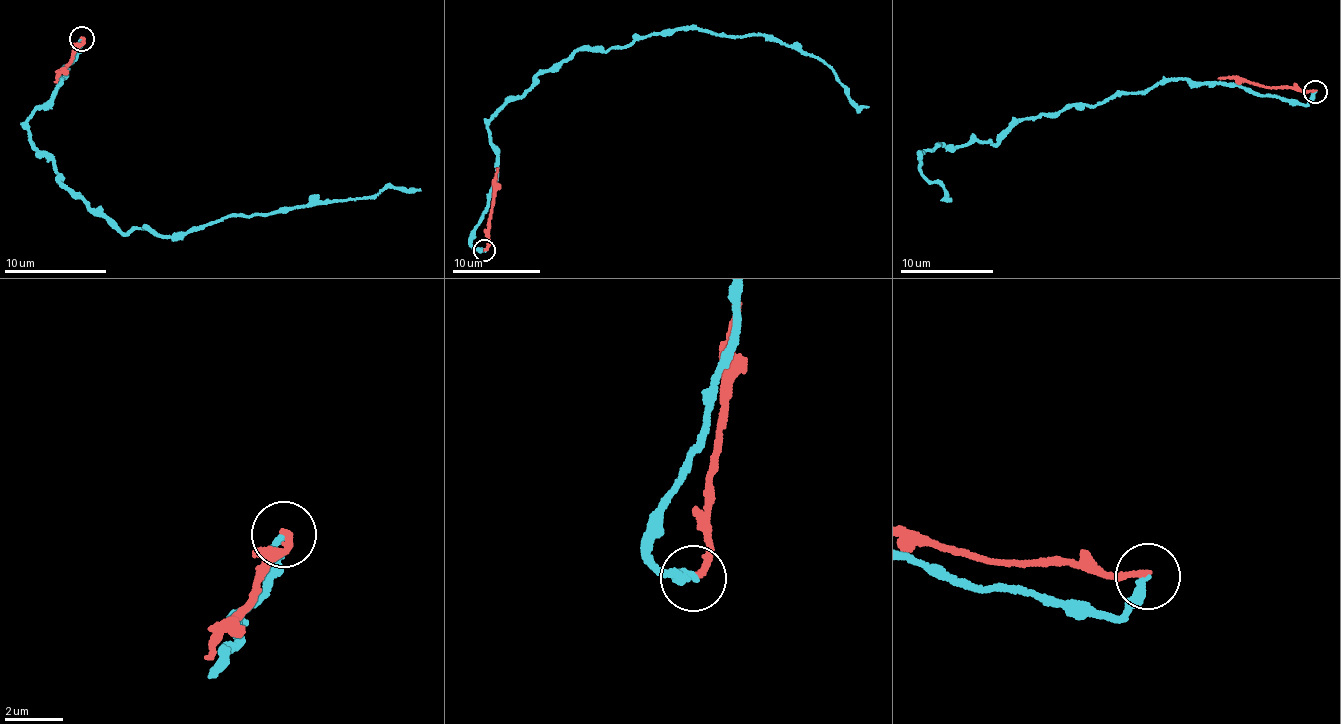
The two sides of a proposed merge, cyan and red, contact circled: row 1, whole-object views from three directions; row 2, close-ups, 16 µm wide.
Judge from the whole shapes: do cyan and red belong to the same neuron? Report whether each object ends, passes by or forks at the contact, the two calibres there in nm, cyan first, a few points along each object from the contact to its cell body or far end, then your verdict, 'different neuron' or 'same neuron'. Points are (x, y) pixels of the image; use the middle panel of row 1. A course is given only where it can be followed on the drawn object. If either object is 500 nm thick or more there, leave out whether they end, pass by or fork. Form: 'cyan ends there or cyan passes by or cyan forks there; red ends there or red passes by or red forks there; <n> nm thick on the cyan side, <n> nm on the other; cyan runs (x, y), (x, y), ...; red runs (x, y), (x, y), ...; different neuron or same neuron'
cyan ends there; red ends there; 280 nm thick on the cyan side, 200 nm on the other; cyan runs (484, 250), (472, 233), (495, 186), (488, 120), (578, 50), (701, 29), (766, 35), (824, 61), (869, 106); red runs (484, 250), (496, 183), (495, 168); different neuron

